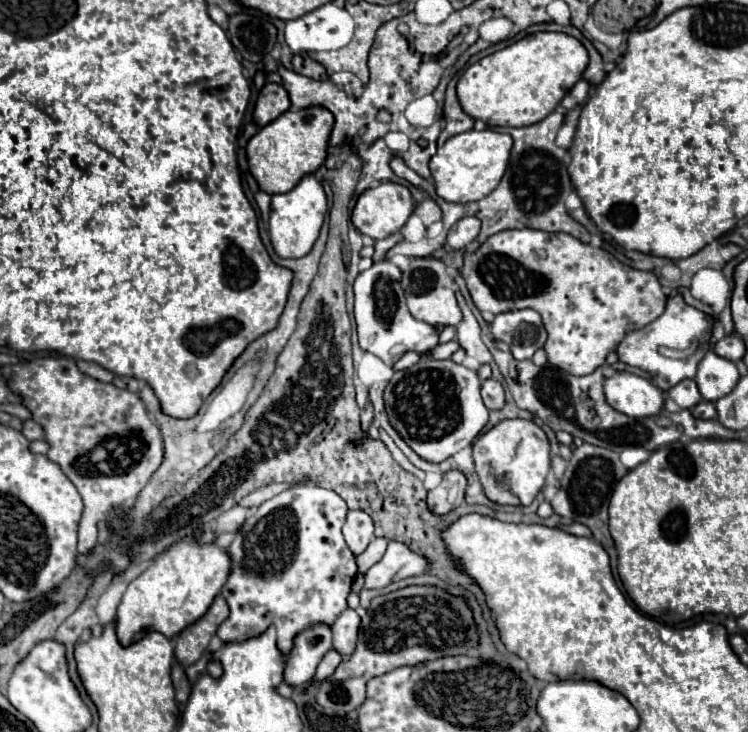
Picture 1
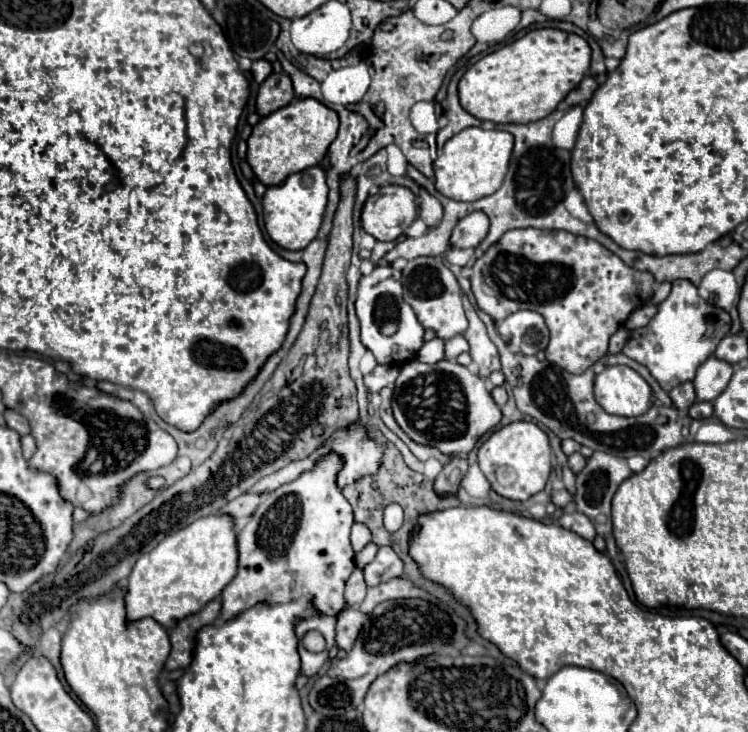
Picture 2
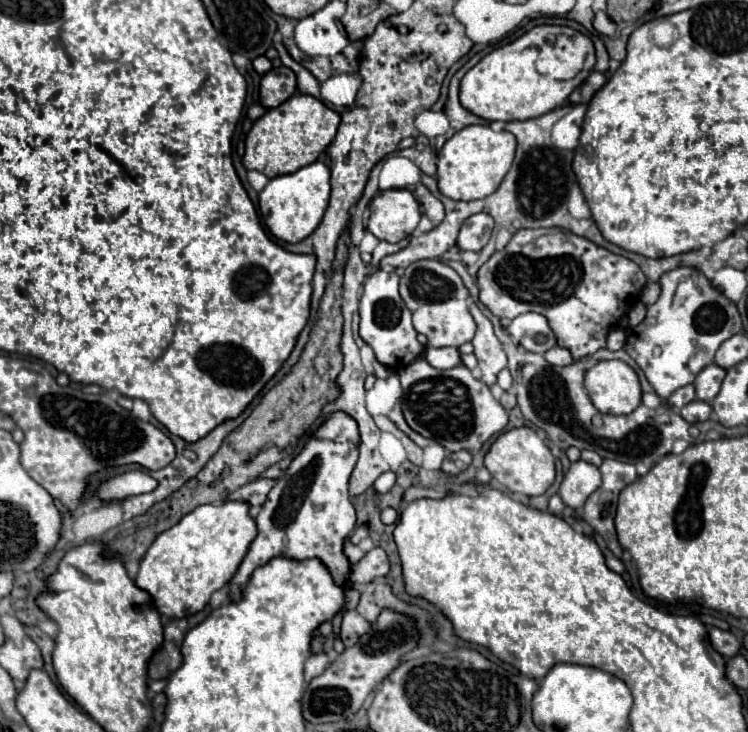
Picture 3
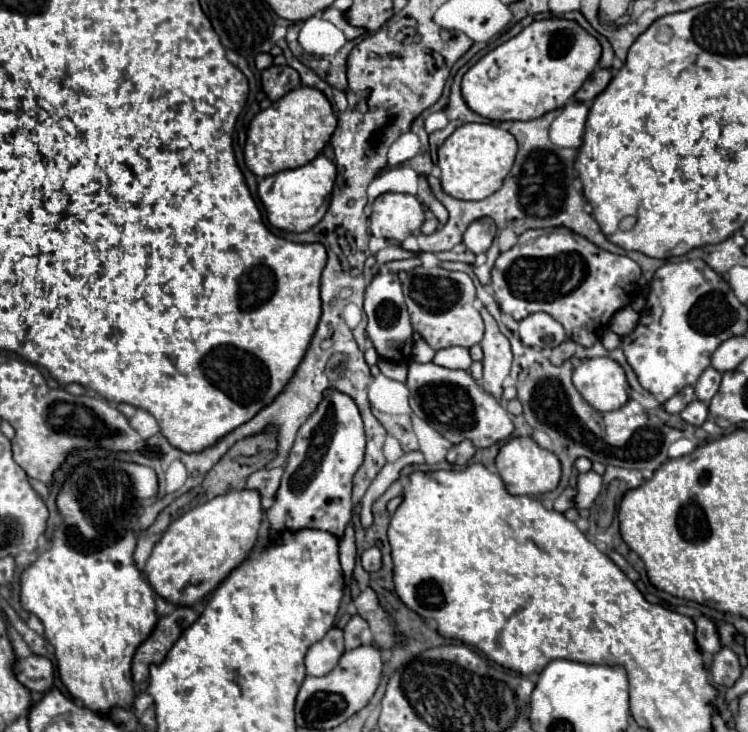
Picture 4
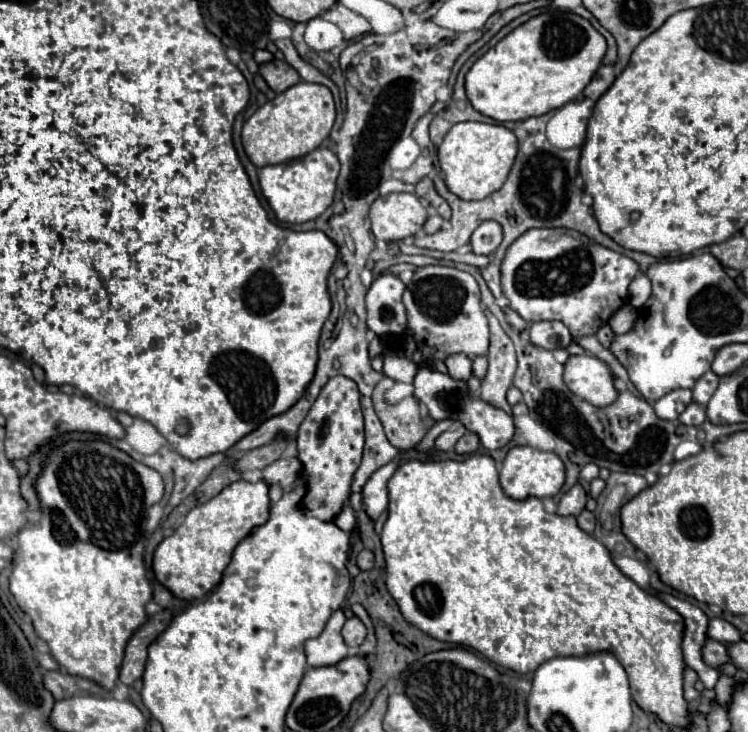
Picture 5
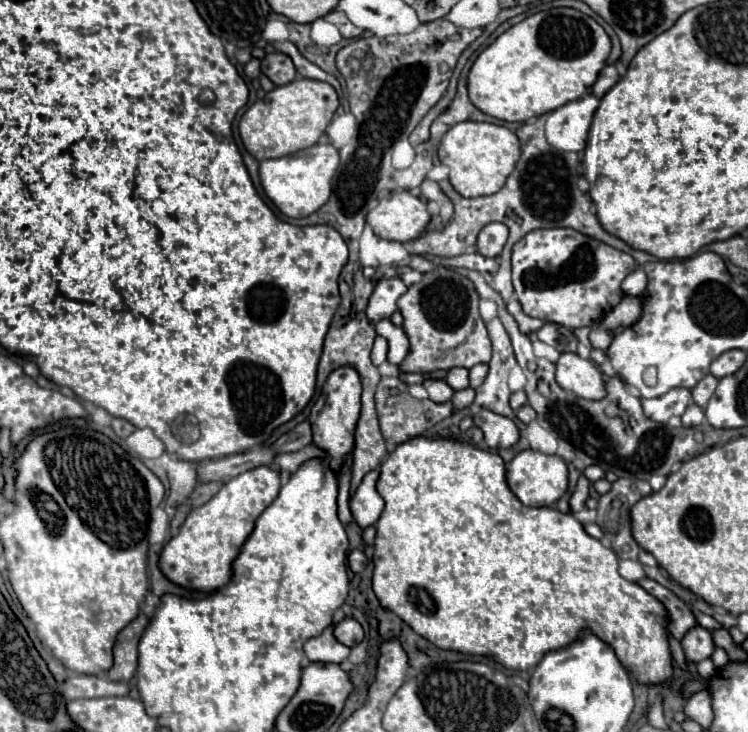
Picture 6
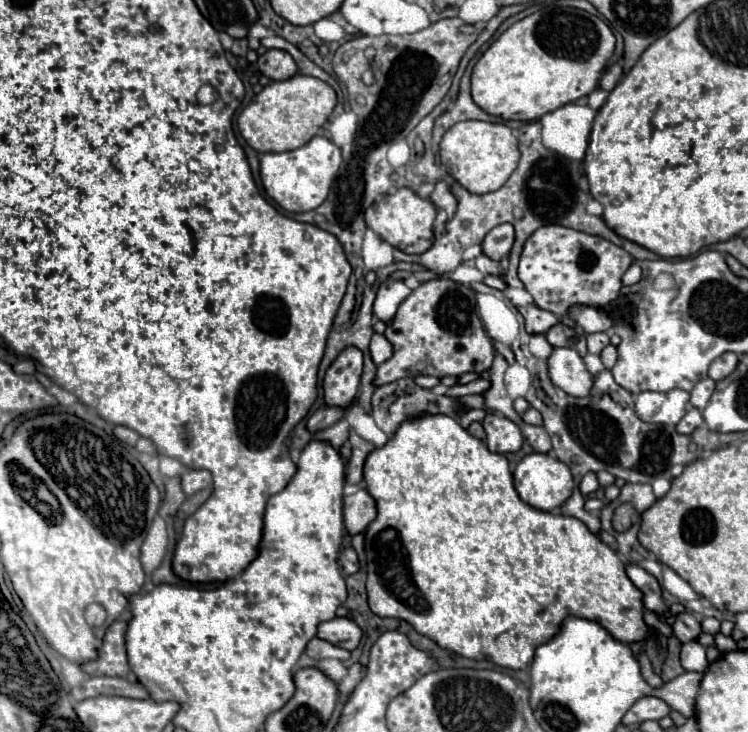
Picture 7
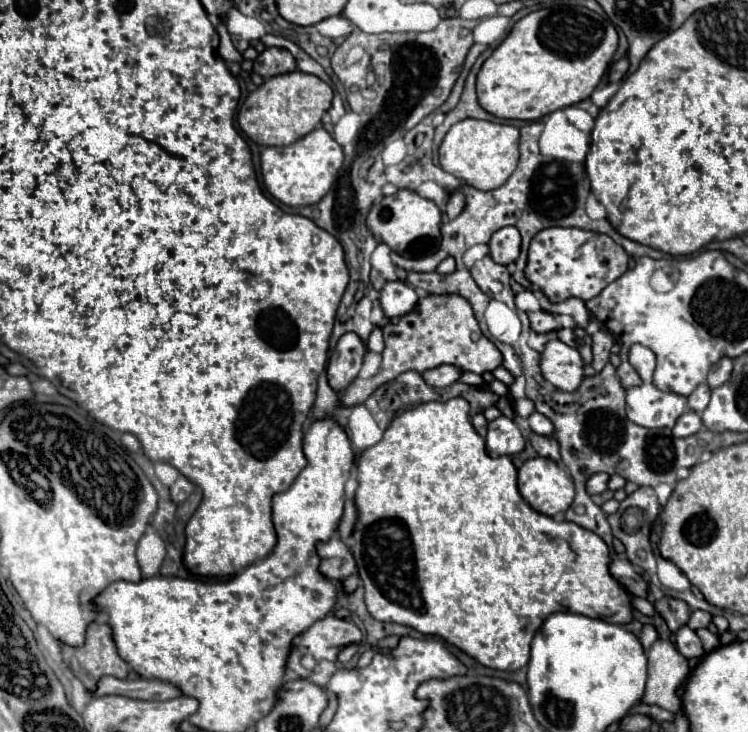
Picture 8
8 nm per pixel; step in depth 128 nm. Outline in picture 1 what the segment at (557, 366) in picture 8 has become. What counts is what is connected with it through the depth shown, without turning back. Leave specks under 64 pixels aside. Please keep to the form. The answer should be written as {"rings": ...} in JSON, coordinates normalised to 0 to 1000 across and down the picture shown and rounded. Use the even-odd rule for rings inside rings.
{"rings":[[[842,508],[810,516],[807,538],[821,560],[845,571],[877,568],[888,557],[888,536],[869,519]]]}

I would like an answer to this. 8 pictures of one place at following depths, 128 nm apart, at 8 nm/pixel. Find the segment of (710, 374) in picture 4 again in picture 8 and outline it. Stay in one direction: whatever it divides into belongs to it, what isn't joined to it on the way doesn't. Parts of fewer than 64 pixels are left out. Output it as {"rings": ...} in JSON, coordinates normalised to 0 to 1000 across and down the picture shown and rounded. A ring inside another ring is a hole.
{"rings":[[[936,525],[922,541],[920,541],[920,557],[928,563],[939,563],[949,549],[949,530],[947,525]]]}

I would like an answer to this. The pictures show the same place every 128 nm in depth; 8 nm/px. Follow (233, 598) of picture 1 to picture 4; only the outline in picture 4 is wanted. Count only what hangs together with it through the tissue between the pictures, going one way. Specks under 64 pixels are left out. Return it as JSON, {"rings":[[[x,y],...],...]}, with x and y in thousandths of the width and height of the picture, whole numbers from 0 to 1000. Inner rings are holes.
{"rings":[[[439,533],[425,560],[398,587],[396,604],[388,615],[385,634],[380,639],[374,667],[366,680],[366,691],[356,699],[358,730],[353,732],[350,746],[358,743],[358,738],[364,738],[369,727],[380,727],[380,721],[390,721],[390,727],[396,727],[396,721],[428,721],[430,727],[444,727],[447,732],[460,730],[463,719],[471,710],[471,691],[473,691],[468,683],[471,650],[481,639],[484,626],[487,626],[487,582],[476,552],[468,541],[449,533]]]}

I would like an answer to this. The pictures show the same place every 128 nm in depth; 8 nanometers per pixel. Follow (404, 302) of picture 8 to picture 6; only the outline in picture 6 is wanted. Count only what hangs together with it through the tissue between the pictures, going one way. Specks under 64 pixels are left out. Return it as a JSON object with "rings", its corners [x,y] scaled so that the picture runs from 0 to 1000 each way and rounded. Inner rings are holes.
{"rings":[[[529,377],[529,380],[511,380],[503,391],[500,391],[500,399],[492,410],[492,421],[489,421],[489,429],[492,429],[492,437],[497,443],[508,440],[508,437],[516,437],[521,434],[527,426],[532,426],[532,418],[529,418],[529,410],[543,399],[543,388]]]}

